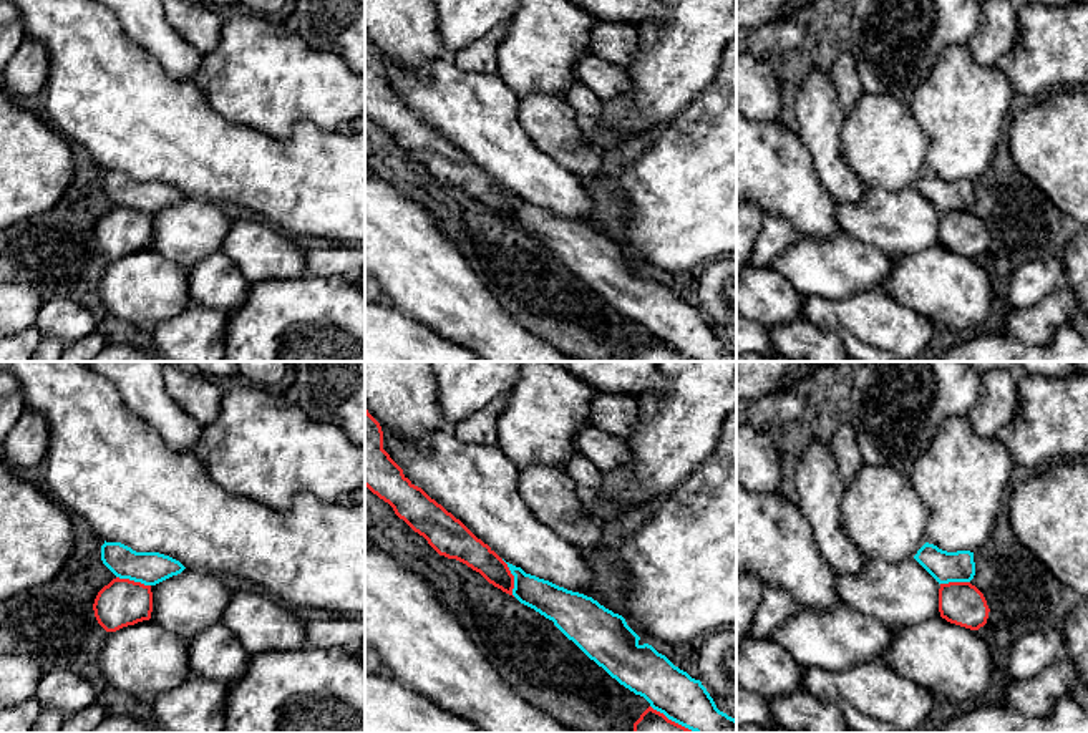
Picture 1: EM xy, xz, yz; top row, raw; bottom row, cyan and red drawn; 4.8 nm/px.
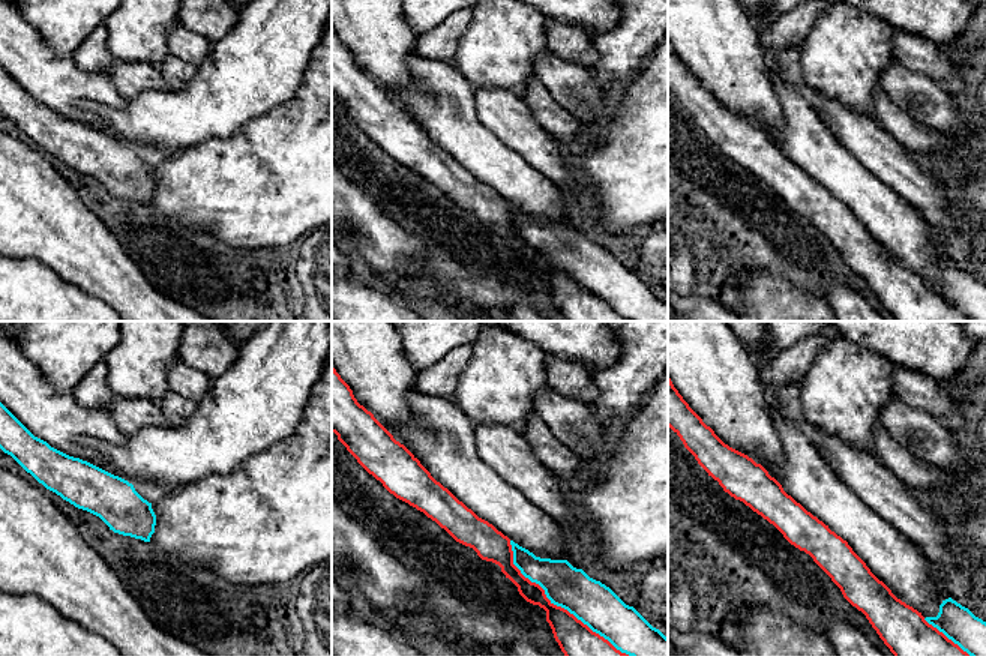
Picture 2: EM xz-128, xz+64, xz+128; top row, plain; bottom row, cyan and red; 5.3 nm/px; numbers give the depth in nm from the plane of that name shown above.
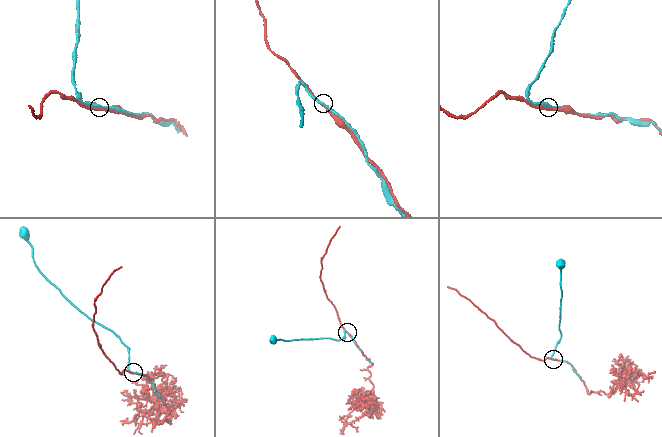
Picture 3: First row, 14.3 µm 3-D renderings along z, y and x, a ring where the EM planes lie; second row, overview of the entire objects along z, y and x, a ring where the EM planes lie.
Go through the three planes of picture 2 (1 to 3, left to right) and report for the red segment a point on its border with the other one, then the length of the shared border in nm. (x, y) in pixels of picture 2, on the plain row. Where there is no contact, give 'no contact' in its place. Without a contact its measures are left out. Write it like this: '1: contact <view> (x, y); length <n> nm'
1: no contact
2: contact xz+64 (560, 269); length 900 nm
3: contact xz+128 (949, 302); length 340 nm

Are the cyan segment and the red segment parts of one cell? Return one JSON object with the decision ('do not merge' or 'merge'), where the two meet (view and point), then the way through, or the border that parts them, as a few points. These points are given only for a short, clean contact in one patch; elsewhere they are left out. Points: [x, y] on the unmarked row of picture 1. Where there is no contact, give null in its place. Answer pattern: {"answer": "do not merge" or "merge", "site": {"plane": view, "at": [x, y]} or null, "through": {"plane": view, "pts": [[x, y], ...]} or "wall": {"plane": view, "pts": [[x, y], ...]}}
{"answer": "merge", "site": {"plane": "xz", "at": [514, 206]}}

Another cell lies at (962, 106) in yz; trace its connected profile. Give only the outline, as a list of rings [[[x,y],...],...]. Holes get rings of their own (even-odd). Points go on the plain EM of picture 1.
[[[848,0],[844,22],[862,90],[894,96],[925,131],[925,171],[947,181],[982,176],[1015,91],[1003,71],[977,63],[969,48],[980,23],[980,0]]]

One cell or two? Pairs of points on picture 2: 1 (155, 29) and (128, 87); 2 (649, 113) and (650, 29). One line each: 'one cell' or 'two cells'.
1: one cell
2: two cells

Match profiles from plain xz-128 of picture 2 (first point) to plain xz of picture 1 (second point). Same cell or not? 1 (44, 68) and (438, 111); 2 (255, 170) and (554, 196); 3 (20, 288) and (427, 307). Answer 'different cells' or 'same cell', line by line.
1: same cell
2: different cells
3: different cells

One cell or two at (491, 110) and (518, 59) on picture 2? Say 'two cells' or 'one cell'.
one cell

